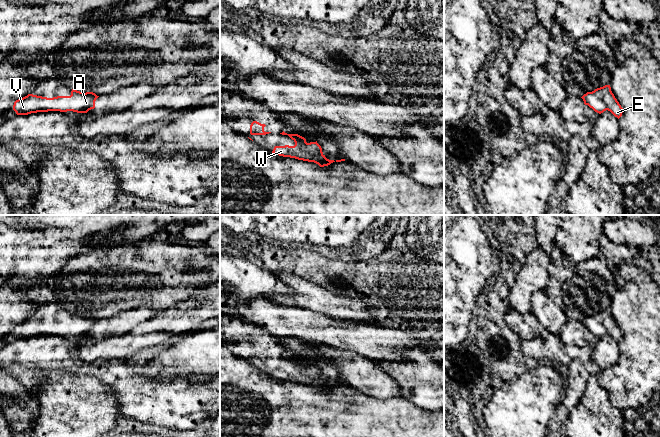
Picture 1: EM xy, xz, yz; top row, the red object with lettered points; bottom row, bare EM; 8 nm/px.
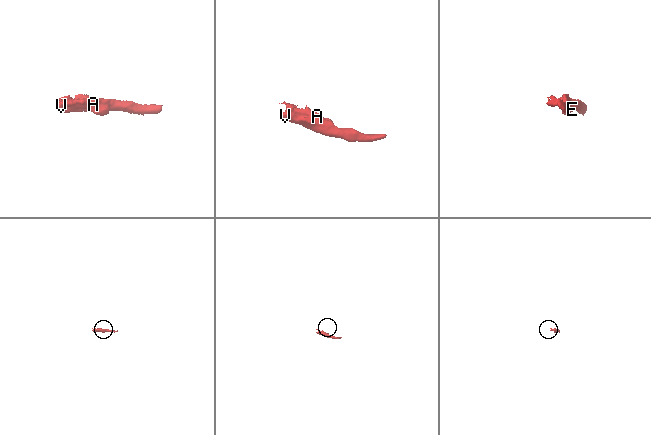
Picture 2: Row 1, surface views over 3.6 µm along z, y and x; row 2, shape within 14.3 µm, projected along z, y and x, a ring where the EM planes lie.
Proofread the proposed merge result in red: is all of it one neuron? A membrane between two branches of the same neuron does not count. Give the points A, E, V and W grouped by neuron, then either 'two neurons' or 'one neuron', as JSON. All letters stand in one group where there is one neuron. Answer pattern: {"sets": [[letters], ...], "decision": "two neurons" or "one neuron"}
{"sets": [["A", "E", "V", "W"]], "decision": "one neuron"}

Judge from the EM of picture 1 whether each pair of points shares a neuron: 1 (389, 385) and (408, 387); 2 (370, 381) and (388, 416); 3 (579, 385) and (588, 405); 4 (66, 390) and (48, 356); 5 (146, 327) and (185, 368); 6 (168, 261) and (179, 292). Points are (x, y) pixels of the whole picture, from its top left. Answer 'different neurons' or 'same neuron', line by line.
1: different neurons
2: different neurons
3: different neurons
4: different neurons
5: different neurons
6: same neuron

